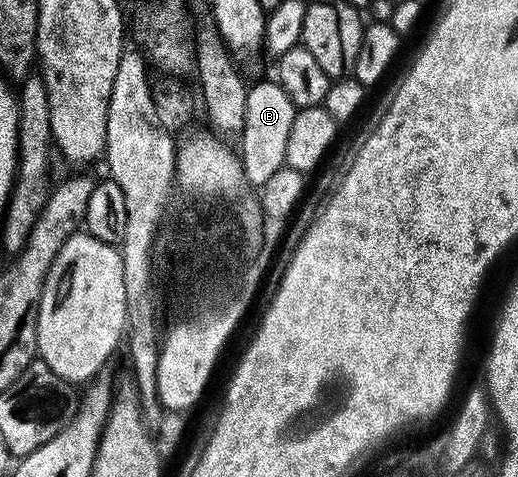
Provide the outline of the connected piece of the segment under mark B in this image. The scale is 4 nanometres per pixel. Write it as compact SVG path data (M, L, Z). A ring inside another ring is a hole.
M277 80L258 82L247 89L244 104L244 128L240 135L240 143L242 142L240 157L242 171L251 187L261 188L264 184L268 184L270 177L280 172L286 165L288 131L292 129L295 113L296 108L292 100L288 100L288 92L280 88Z

